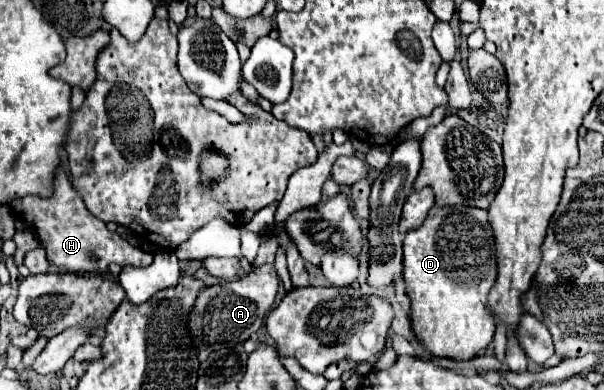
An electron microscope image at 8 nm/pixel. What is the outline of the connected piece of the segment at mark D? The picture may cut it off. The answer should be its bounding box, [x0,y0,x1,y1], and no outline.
[404,208,496,360]

